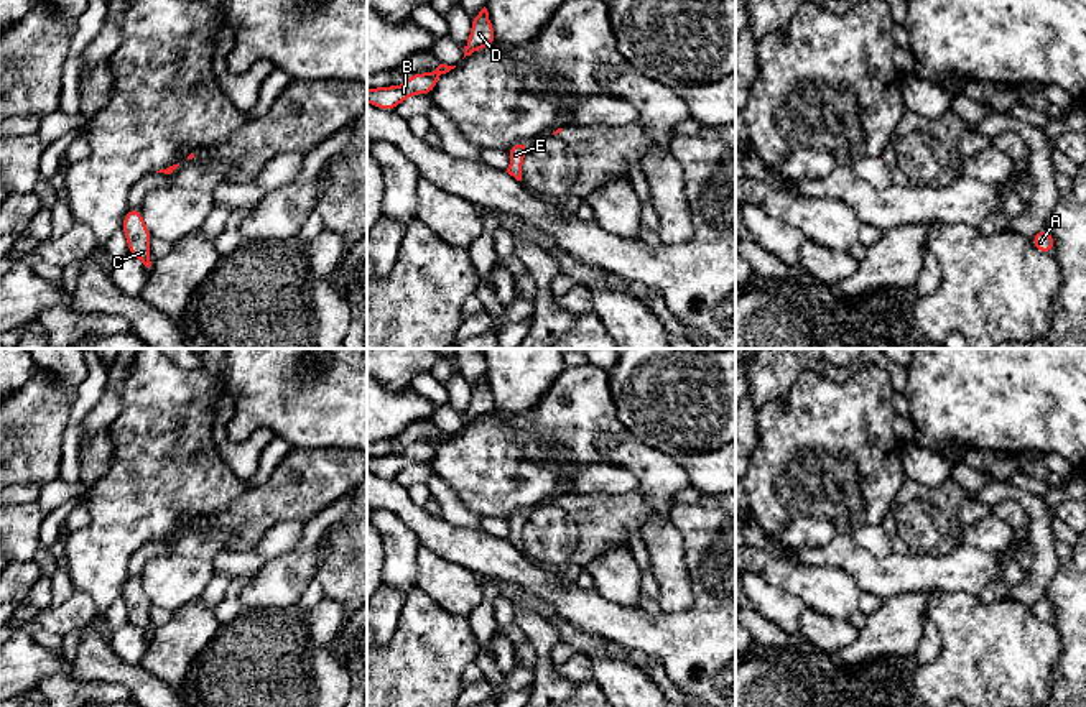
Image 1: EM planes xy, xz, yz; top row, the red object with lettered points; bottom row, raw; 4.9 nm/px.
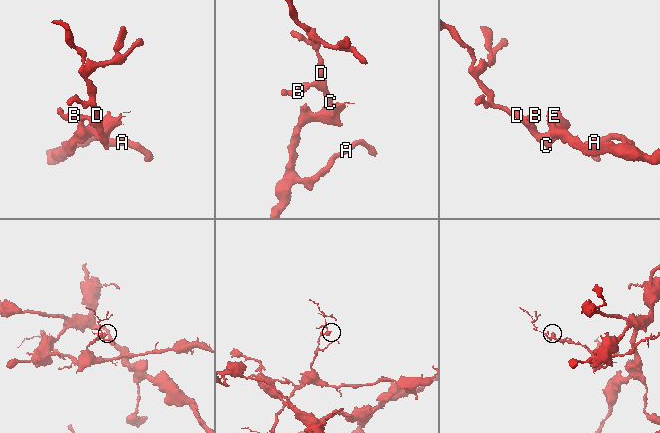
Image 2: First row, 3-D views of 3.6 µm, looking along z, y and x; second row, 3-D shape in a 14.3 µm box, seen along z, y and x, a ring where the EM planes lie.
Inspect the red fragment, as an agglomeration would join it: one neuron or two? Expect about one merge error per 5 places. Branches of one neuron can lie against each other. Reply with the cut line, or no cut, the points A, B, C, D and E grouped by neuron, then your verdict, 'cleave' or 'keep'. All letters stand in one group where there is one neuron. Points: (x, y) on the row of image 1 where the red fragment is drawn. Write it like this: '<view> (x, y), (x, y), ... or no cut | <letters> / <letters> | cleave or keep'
no cut | A B C D E | keep

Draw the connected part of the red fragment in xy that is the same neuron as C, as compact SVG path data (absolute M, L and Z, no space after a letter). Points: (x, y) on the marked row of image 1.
M130 209L125 214L122 230L127 237L128 252L150 268L150 240L153 235L146 229L140 209Z

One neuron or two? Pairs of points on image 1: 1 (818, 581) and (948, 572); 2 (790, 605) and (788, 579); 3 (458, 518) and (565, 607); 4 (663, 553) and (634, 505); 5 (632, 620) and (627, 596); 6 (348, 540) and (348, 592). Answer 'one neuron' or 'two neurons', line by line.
1: two neurons
2: two neurons
3: two neurons
4: two neurons
5: two neurons
6: one neuron

